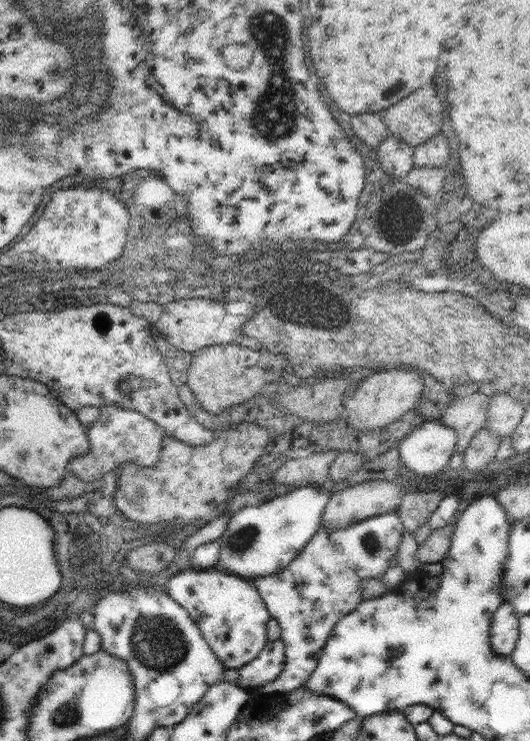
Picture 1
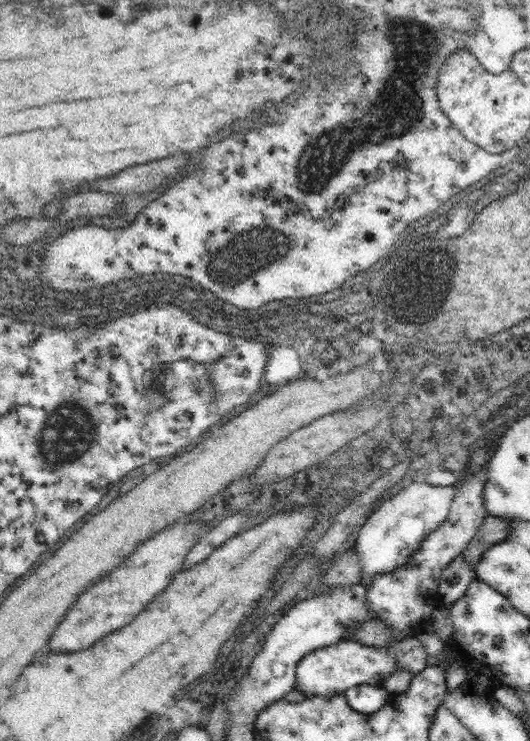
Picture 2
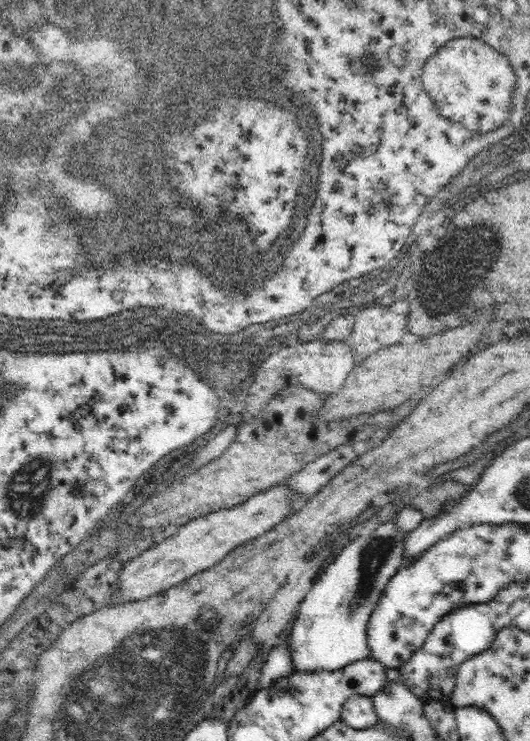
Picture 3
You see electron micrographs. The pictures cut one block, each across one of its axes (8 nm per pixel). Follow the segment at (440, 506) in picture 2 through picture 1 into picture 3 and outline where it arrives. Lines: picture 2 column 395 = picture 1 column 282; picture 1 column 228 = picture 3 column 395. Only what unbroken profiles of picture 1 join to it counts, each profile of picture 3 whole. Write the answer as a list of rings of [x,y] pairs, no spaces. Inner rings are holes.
[[[388,520],[380,524],[370,536],[360,536],[352,540],[350,546],[342,550],[342,554],[326,568],[326,572],[314,582],[312,590],[300,604],[300,612],[296,622],[290,626],[290,638],[286,642],[288,654],[292,656],[294,670],[292,674],[298,672],[332,672],[332,670],[344,670],[350,664],[356,664],[358,660],[372,658],[370,646],[368,646],[368,622],[372,612],[378,606],[378,600],[388,586],[388,582],[396,576],[400,566],[404,566],[404,538],[406,534],[398,530],[394,520]]]

